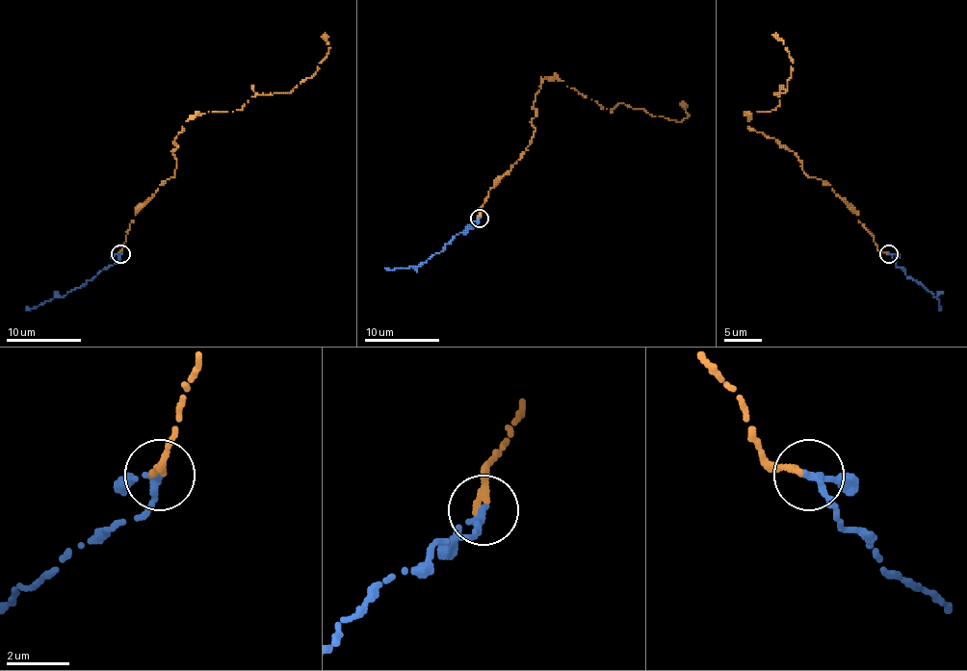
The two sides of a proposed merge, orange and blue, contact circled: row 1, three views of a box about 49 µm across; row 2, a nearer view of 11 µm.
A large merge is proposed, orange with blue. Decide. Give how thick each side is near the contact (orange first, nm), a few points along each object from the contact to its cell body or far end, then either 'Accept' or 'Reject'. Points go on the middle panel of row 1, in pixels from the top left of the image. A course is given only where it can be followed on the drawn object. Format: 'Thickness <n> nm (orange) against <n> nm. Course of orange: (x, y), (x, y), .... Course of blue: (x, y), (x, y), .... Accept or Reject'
Thickness 260 nm (orange) against 200 nm. Course of orange: (479, 218), (534, 137), (540, 77), (563, 80), (603, 109), (623, 103), (682, 121), (682, 101). Course of blue: (479, 218), (475, 225), (457, 234), (439, 253), (425, 263), (392, 270), (385, 268). Accept

